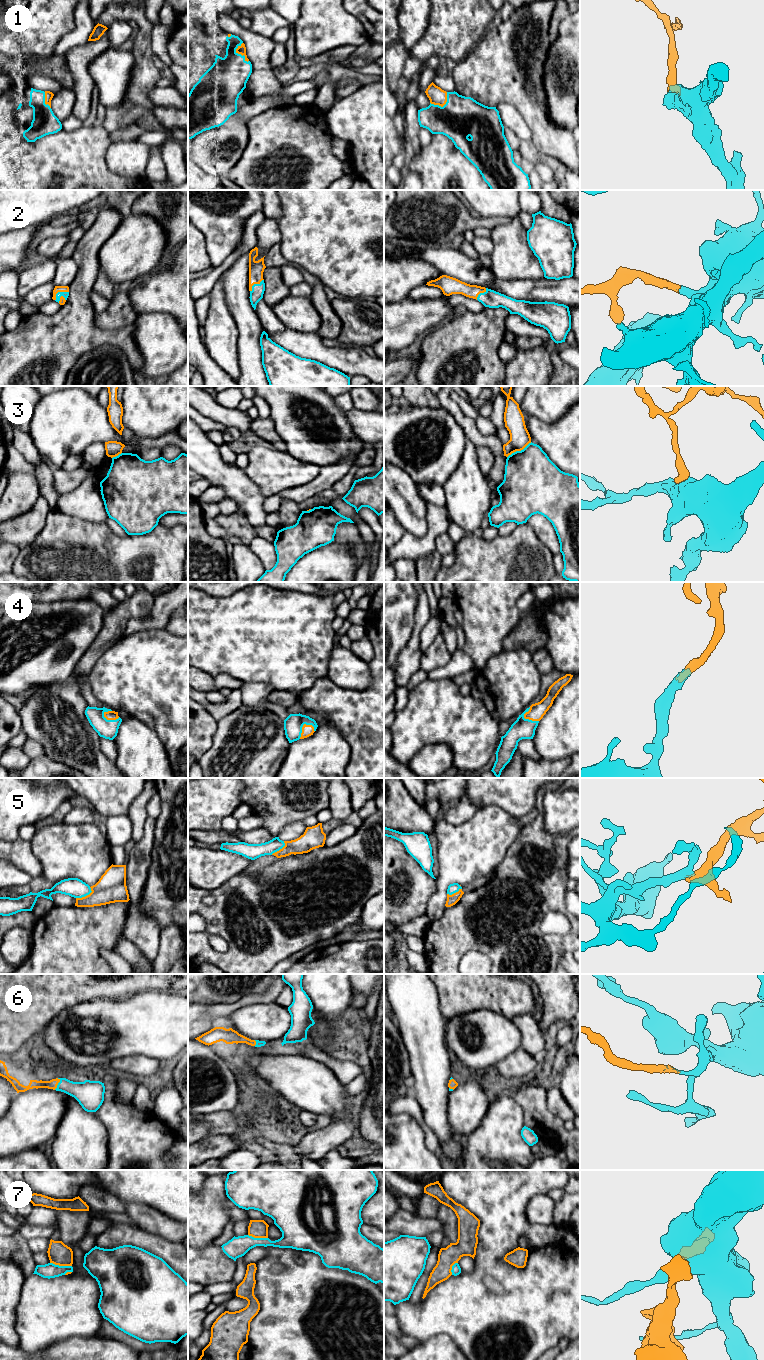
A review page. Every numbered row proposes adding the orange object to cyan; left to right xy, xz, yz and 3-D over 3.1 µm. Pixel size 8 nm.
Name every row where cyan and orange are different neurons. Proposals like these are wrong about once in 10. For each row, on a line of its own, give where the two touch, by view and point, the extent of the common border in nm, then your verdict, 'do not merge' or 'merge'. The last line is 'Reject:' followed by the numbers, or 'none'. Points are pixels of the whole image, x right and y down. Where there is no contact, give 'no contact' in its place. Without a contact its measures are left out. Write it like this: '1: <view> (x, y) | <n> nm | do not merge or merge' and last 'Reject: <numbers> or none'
1: xz (239, 54) | 170 nm | merge
2: xy (59, 292) | 130 nm | merge
3: yz (519, 451) | 240 nm | do not merge
4: xz (302, 726) | 160 nm | merge
5: xy (85, 895) | 150 nm | merge
6: xy (58, 1084) | 100 nm | merge
7: xy (61, 1266) | 180 nm | do not merge
Reject: 3, 7

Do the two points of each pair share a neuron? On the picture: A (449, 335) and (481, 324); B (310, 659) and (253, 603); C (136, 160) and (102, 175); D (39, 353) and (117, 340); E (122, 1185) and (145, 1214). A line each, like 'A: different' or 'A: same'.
A: same
B: same
C: different
D: same
E: different

